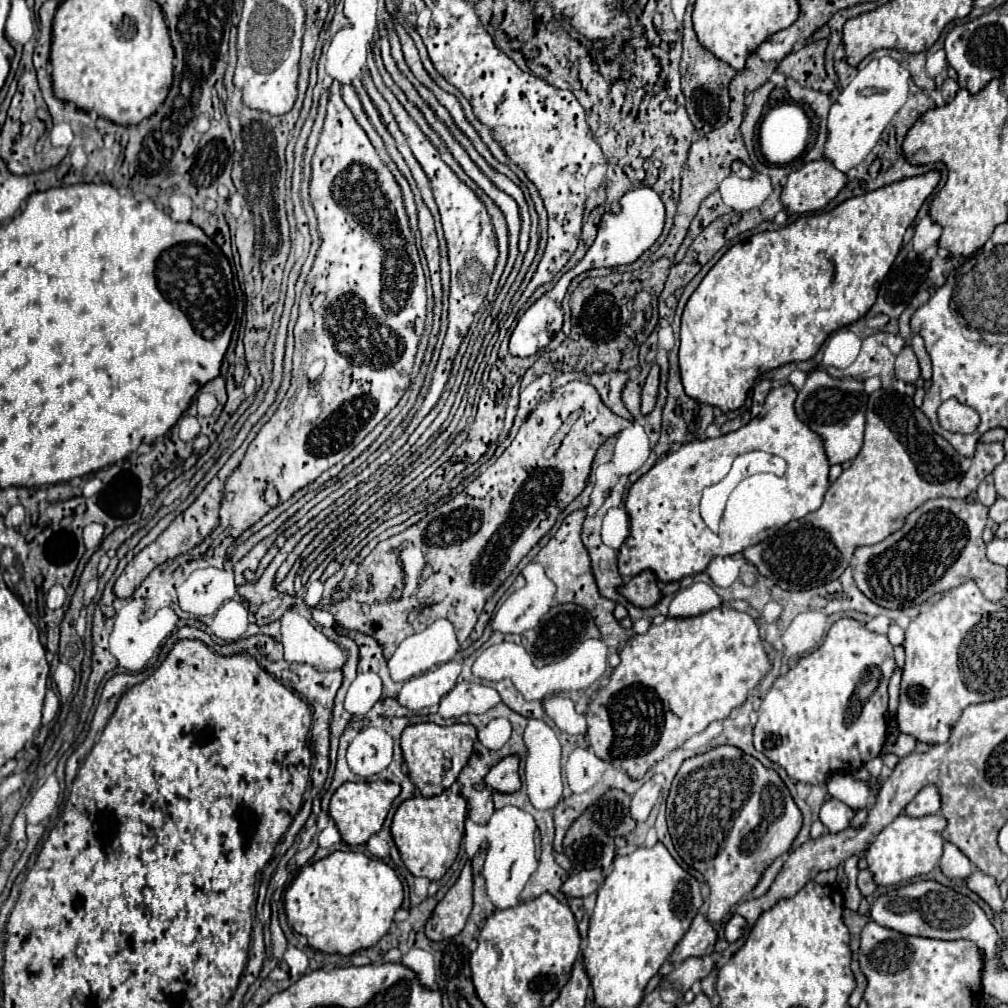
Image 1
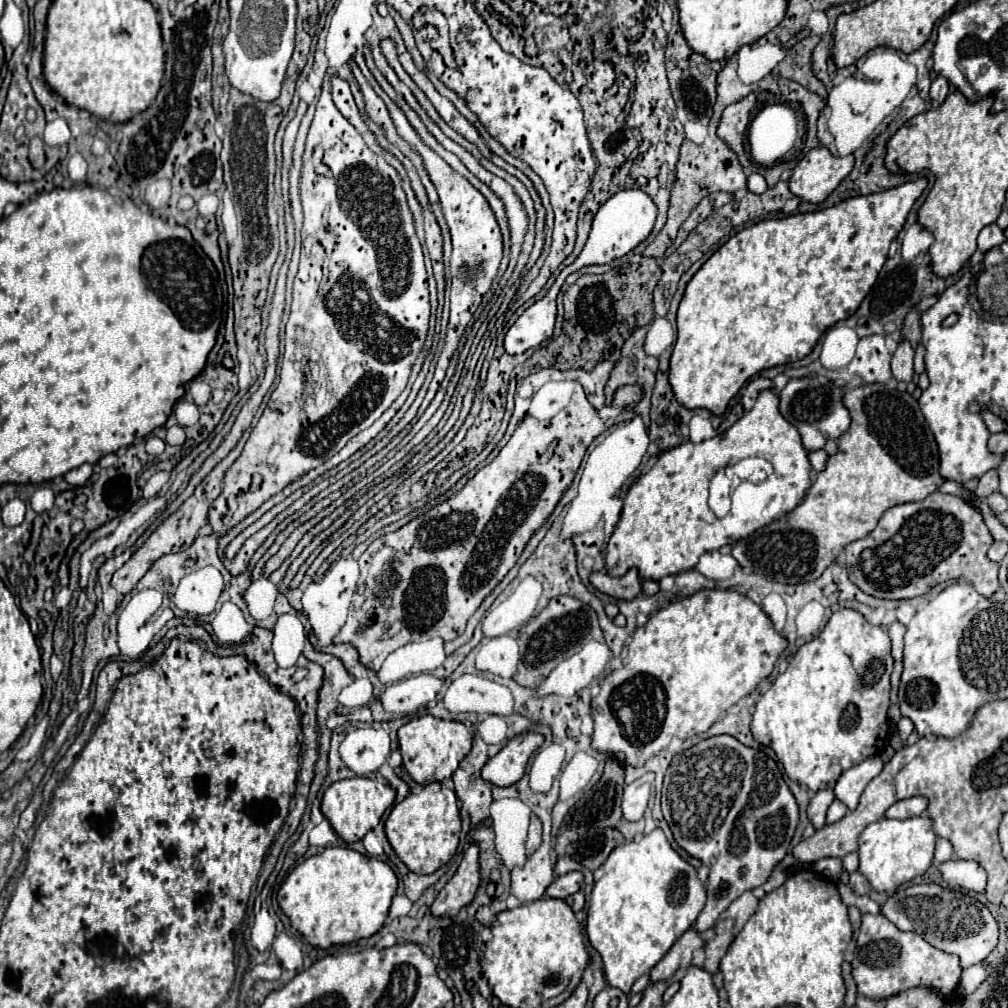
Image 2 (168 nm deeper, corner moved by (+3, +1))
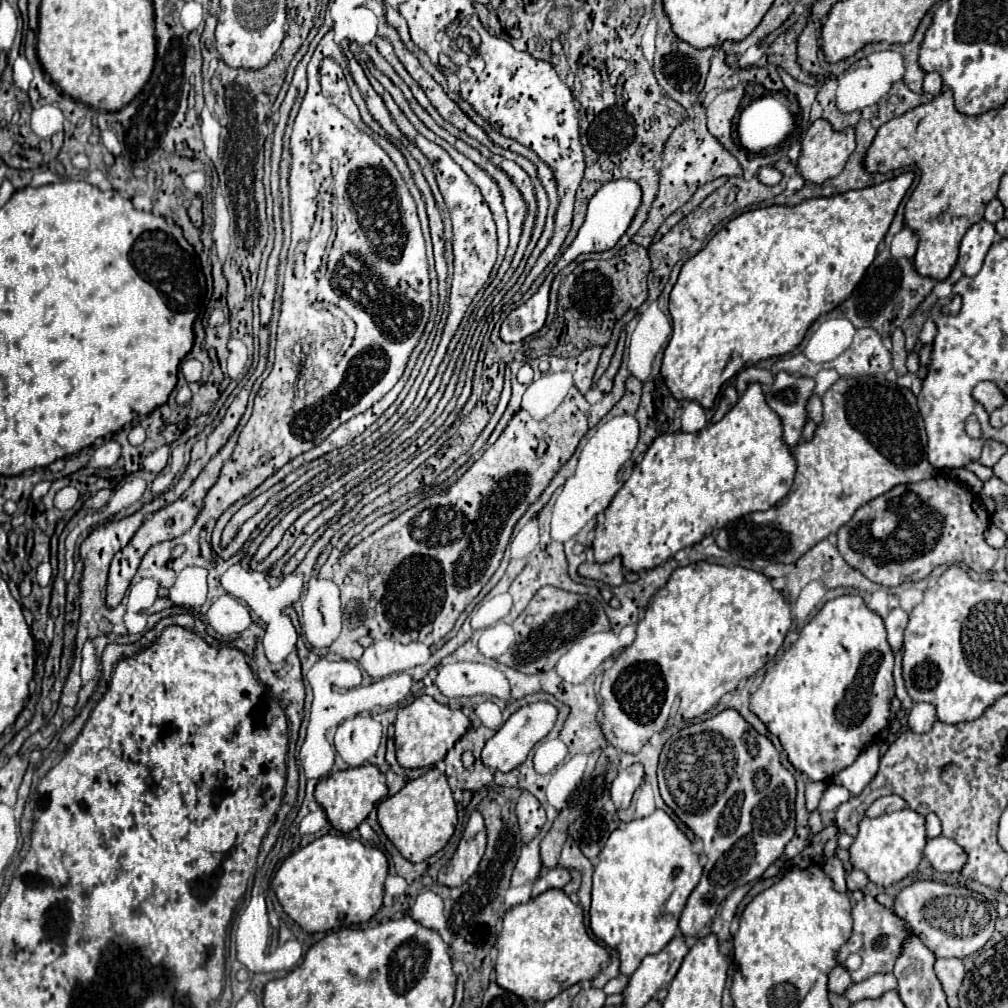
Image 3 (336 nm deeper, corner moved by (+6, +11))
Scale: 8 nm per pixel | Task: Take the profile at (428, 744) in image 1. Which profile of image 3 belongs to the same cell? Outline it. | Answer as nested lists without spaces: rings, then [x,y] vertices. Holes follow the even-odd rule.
[[[430,696],[416,698],[410,706],[398,710],[396,718],[396,758],[404,768],[424,768],[434,766],[438,760],[444,760],[448,750],[466,734],[470,720],[462,710],[450,710],[448,706],[438,704]]]

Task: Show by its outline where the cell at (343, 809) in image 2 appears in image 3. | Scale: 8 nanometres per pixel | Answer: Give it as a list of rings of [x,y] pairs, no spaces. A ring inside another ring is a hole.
[[[364,764],[364,766],[356,766],[356,768],[348,768],[348,770],[340,770],[340,772],[332,772],[328,778],[322,778],[316,784],[316,800],[318,804],[326,810],[330,824],[348,834],[352,830],[356,830],[360,826],[362,820],[368,818],[368,814],[372,812],[372,808],[388,796],[388,786],[386,786],[386,778],[384,774],[372,766],[372,764]]]

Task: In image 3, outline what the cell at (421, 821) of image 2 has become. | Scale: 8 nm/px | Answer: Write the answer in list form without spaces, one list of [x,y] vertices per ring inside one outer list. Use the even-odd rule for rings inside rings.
[[[436,768],[410,780],[398,794],[384,798],[377,806],[377,818],[388,840],[410,862],[422,862],[440,852],[456,828],[456,802],[448,780]]]

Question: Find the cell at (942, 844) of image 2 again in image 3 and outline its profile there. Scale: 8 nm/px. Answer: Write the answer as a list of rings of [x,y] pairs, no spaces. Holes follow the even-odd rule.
[[[936,814],[926,816],[926,834],[928,834],[928,838],[938,838],[942,834],[942,824]]]

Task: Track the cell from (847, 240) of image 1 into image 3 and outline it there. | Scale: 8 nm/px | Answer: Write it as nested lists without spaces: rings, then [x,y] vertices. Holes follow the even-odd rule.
[[[904,172],[892,180],[886,180],[882,184],[874,184],[862,190],[850,190],[844,194],[836,194],[830,198],[810,198],[800,202],[798,206],[768,206],[768,208],[758,208],[758,210],[750,210],[746,214],[736,216],[734,220],[730,220],[726,224],[726,228],[722,228],[694,258],[690,258],[678,276],[678,282],[670,294],[670,314],[672,314],[672,338],[664,350],[664,362],[662,362],[662,378],[666,382],[666,386],[670,388],[672,396],[676,400],[696,400],[702,404],[702,408],[712,408],[716,402],[716,396],[720,394],[720,388],[724,386],[724,382],[728,382],[732,376],[736,376],[740,370],[748,368],[750,364],[756,364],[758,360],[766,360],[766,358],[774,358],[774,356],[784,356],[788,352],[792,352],[802,338],[806,336],[810,324],[830,312],[832,308],[836,308],[838,304],[844,302],[844,298],[848,298],[854,290],[854,286],[862,280],[864,272],[868,270],[868,266],[874,262],[876,258],[876,250],[878,244],[884,240],[892,218],[904,198],[904,194],[908,192],[910,184],[914,180],[914,172]]]

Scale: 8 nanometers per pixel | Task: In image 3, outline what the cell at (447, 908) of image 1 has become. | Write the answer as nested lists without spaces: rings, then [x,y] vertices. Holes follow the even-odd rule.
[[[472,812],[464,836],[446,866],[438,872],[438,884],[442,886],[462,886],[476,870],[486,848],[486,828],[480,812]]]

